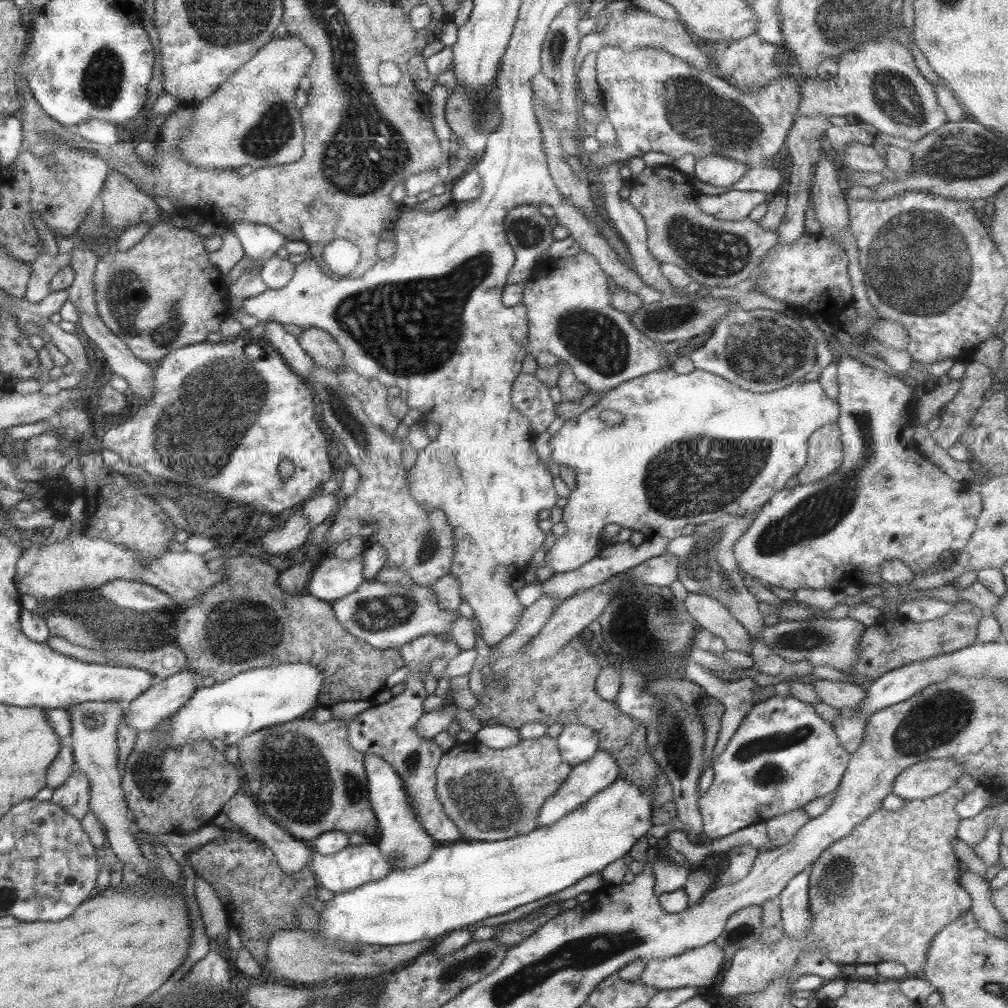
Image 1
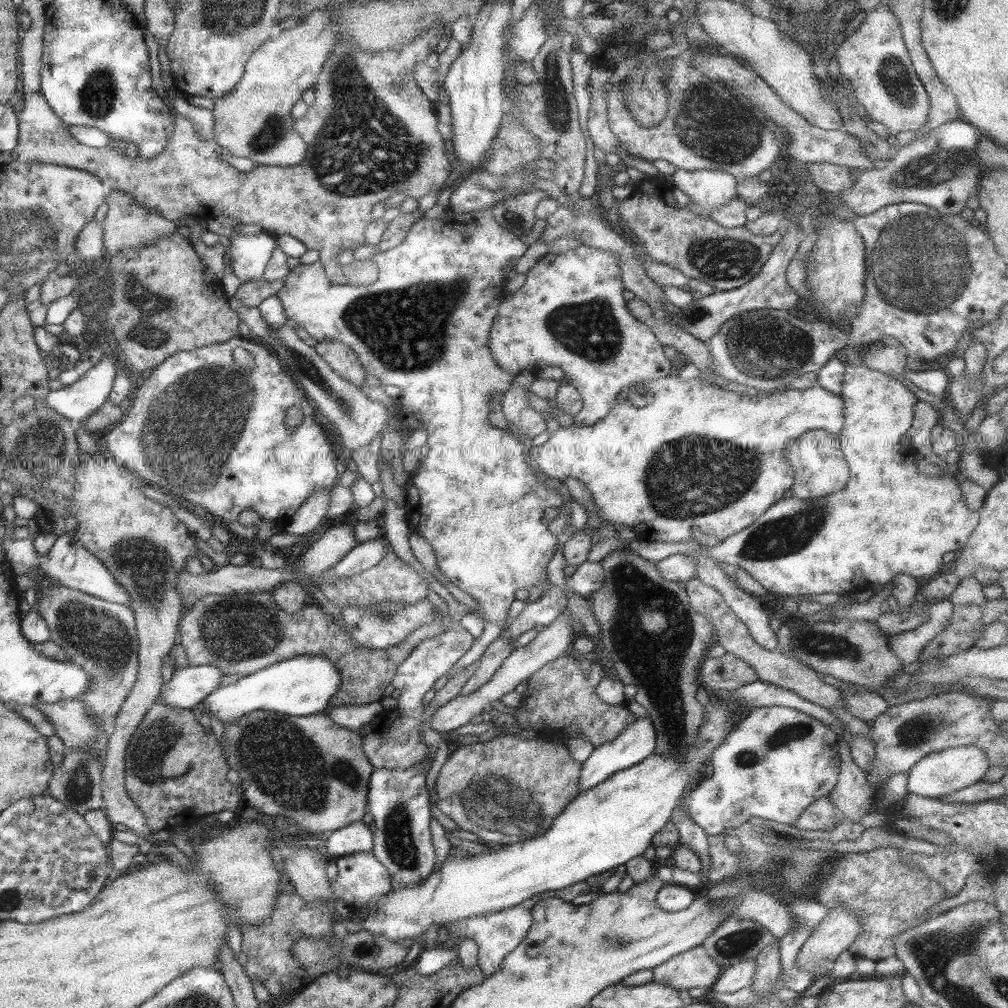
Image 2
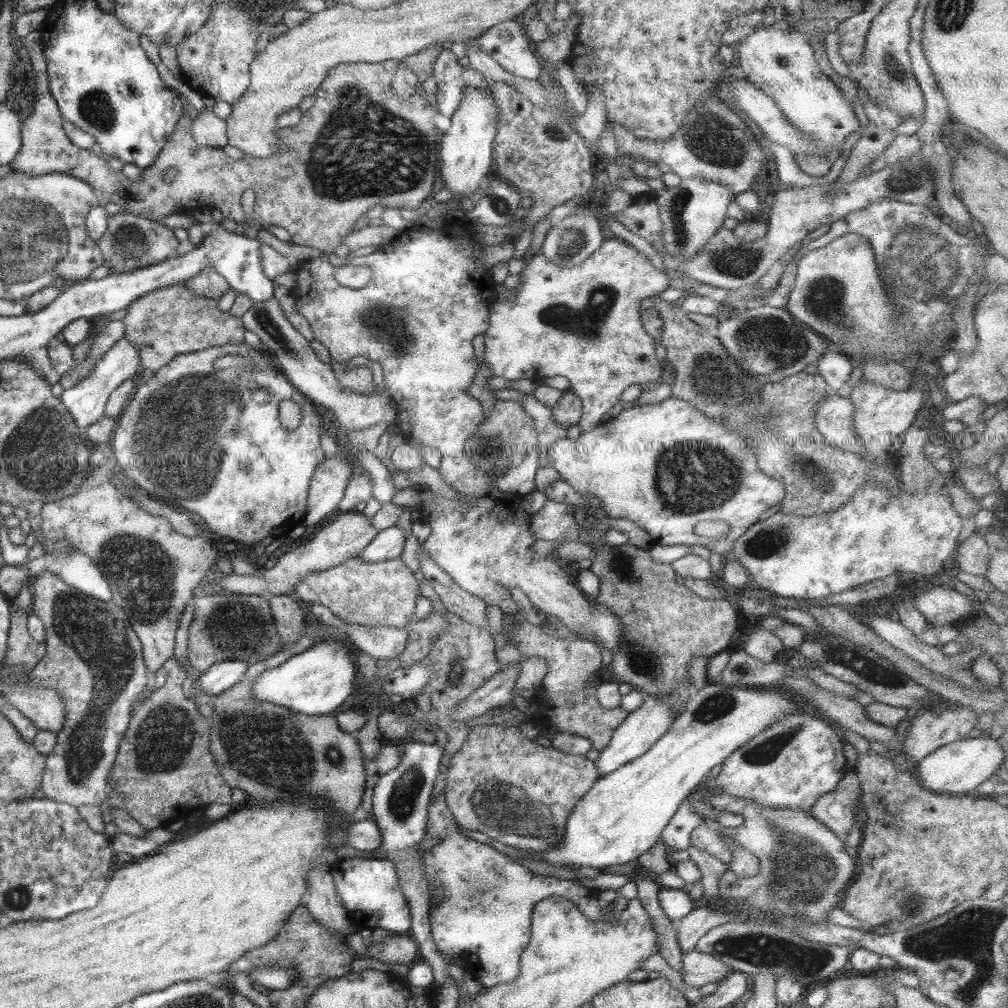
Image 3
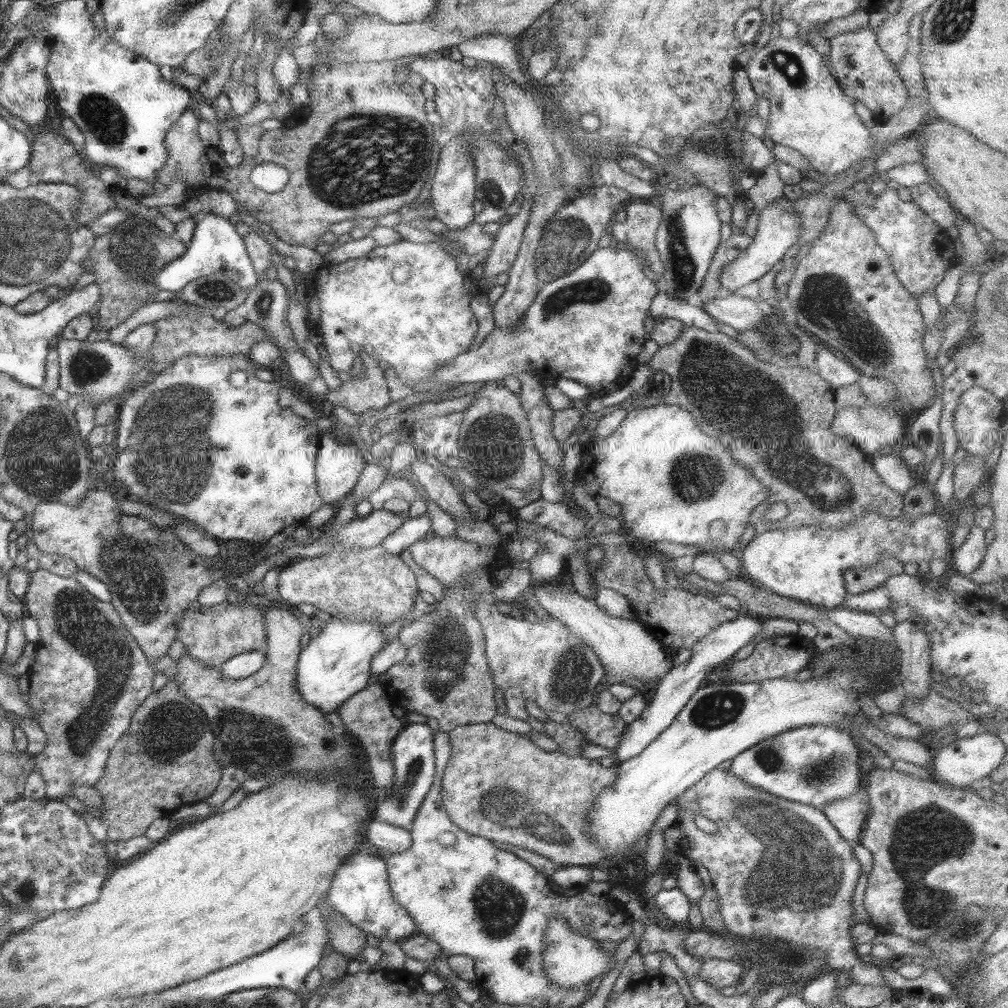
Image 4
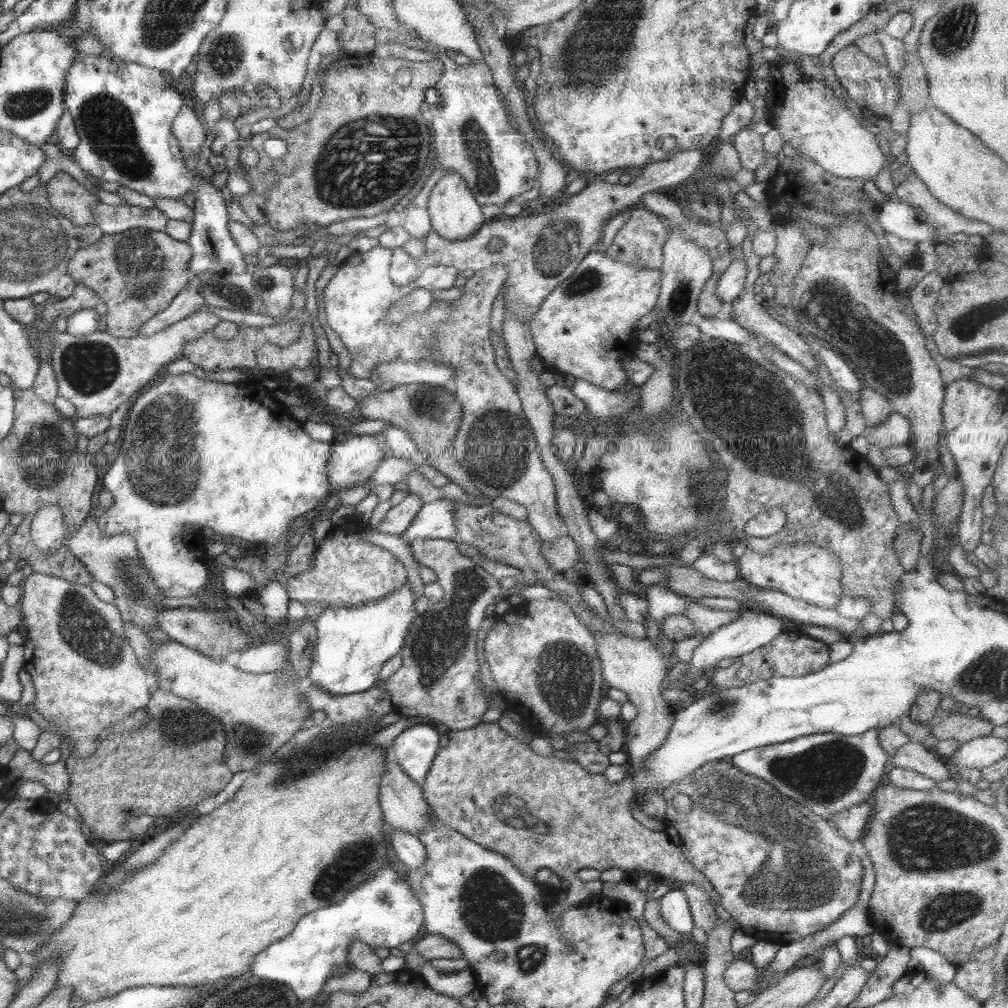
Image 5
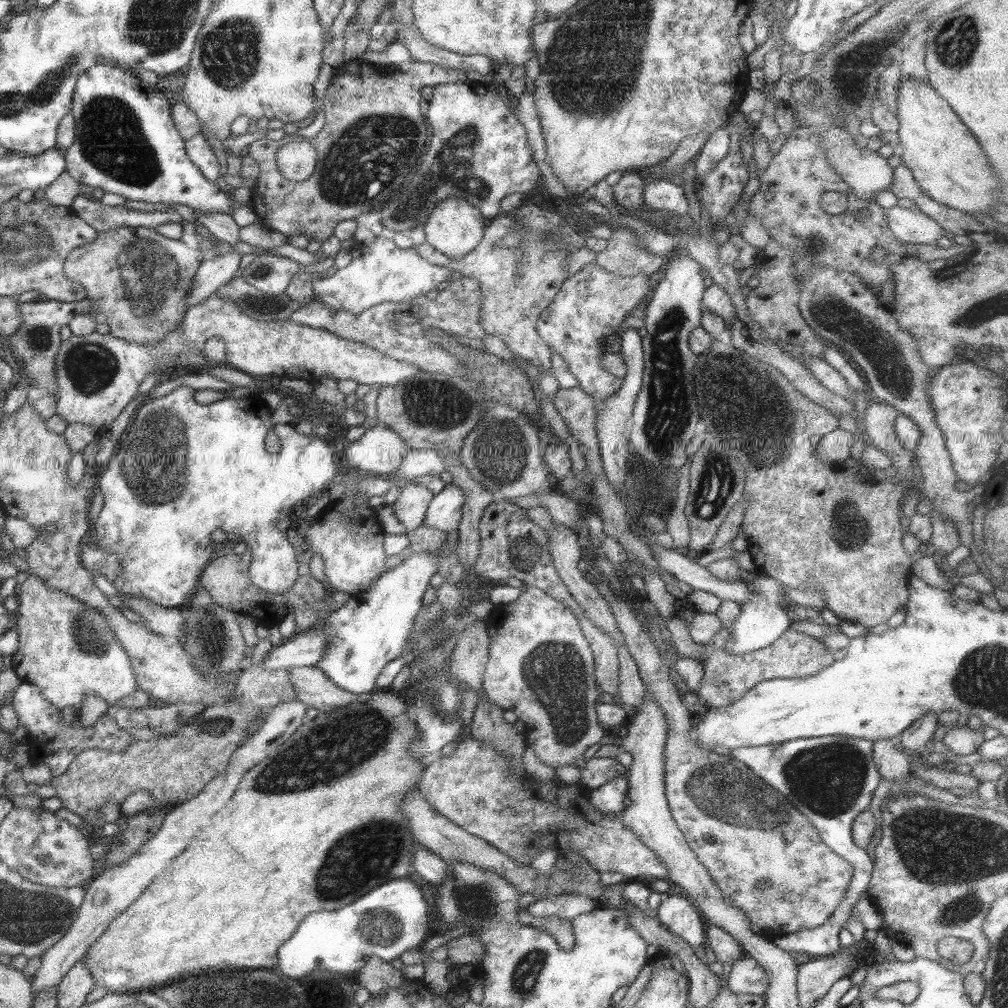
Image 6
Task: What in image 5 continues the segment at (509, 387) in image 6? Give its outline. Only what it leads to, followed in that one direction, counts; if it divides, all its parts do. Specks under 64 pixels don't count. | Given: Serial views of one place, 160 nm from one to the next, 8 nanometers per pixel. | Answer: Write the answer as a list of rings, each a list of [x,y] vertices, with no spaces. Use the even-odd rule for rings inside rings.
[[[404,384],[387,388],[386,391],[379,390],[374,396],[367,394],[365,399],[356,402],[357,411],[361,419],[379,420],[391,425],[392,428],[399,428],[415,442],[417,449],[422,452],[425,461],[436,471],[459,486],[469,498],[482,496],[482,492],[471,483],[467,472],[453,460],[451,445],[457,427],[461,421],[461,408],[454,398],[454,394],[444,387],[429,387],[420,384]],[[433,392],[433,394],[429,394]]]

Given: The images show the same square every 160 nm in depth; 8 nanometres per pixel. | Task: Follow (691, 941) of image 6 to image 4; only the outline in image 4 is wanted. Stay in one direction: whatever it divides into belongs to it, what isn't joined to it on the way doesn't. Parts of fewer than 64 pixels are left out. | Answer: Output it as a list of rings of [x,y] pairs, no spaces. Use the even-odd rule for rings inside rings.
[[[676,887],[659,890],[650,901],[650,906],[663,918],[667,918],[673,923],[688,920],[689,900]]]

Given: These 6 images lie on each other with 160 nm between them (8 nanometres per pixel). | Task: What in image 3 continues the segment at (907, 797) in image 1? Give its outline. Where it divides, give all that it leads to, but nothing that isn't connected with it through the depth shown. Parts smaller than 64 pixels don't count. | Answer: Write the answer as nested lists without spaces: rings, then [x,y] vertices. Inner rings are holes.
[[[992,738],[961,739],[940,746],[924,756],[919,761],[914,775],[922,787],[935,794],[963,795],[996,774],[1004,761],[1004,755],[999,743]]]

